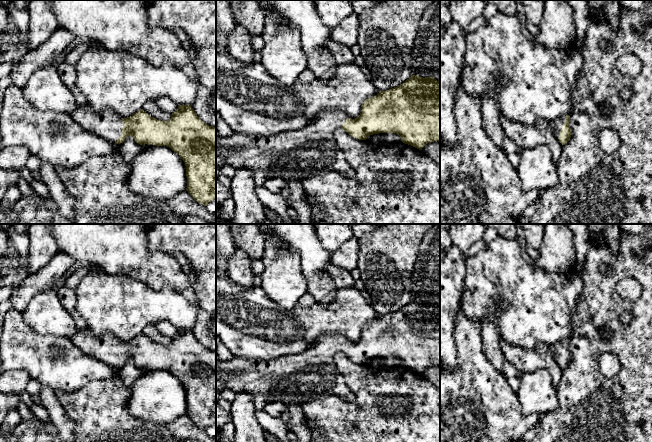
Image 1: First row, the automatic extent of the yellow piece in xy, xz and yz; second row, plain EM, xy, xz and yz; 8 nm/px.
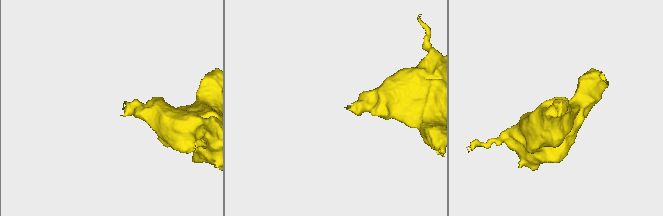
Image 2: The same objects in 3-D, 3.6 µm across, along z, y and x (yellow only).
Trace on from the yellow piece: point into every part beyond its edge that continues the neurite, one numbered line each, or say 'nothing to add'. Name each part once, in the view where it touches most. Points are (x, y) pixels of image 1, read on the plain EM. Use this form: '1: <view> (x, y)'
1: xy (107, 348)

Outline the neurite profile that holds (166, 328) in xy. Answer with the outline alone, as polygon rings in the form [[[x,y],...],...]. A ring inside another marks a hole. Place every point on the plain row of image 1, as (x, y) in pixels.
[[[161,320],[154,326],[162,335],[170,337],[170,338],[174,337],[179,330],[168,320]]]

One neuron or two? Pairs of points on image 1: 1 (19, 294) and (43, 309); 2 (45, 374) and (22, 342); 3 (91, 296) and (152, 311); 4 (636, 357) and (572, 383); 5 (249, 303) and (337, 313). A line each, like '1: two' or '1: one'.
1: two
2: one
3: one
4: one
5: one

